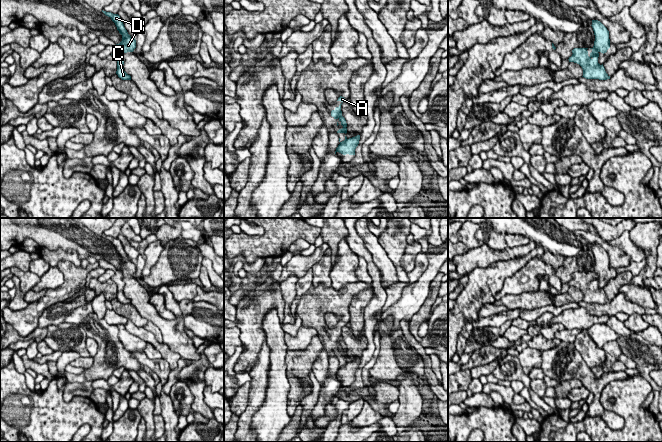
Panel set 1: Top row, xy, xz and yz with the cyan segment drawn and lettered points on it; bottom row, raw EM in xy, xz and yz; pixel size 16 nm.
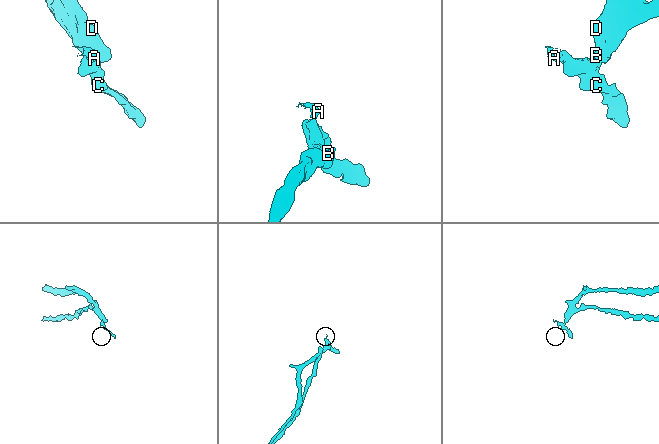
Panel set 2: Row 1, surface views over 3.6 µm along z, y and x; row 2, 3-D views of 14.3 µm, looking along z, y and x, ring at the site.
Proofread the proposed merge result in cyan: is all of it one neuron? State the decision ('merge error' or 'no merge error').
merge error

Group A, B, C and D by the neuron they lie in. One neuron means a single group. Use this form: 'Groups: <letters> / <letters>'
Groups: A C / B D

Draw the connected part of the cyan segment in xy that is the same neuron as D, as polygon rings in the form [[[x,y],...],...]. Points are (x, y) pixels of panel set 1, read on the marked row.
[[[102,12],[111,18],[111,20],[115,23],[117,30],[122,35],[122,41],[119,44],[116,44],[118,47],[120,47],[124,53],[127,52],[133,52],[136,48],[136,40],[135,38],[131,37],[127,30],[124,27],[123,21],[121,20],[120,16],[118,14],[113,14],[111,12]]]

